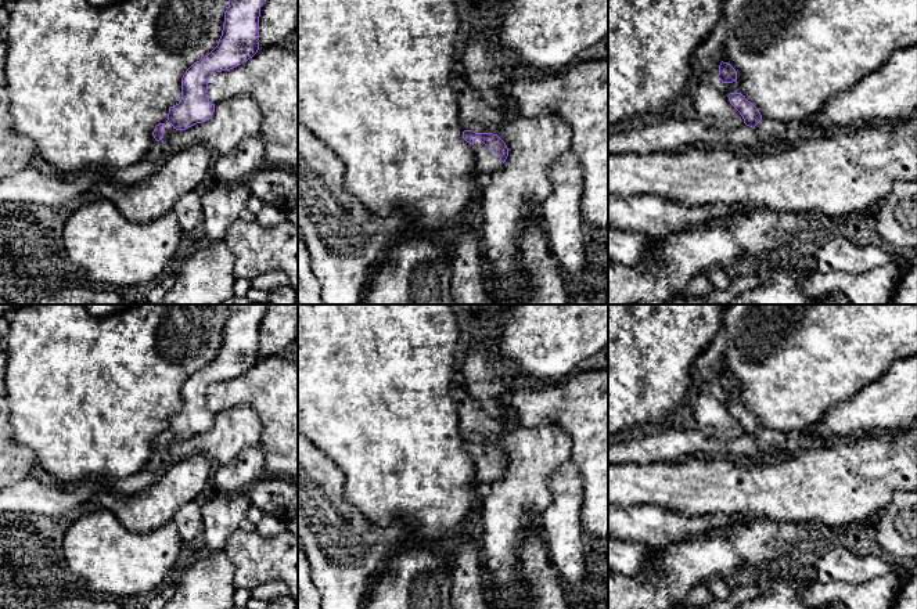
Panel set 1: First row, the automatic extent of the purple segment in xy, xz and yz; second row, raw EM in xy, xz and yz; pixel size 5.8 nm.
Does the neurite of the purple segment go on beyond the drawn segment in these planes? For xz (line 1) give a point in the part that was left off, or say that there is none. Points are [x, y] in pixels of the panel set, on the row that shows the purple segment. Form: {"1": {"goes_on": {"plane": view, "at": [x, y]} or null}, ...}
{"1": {"goes_on": {"plane": "xz", "at": [486, 161]}}}

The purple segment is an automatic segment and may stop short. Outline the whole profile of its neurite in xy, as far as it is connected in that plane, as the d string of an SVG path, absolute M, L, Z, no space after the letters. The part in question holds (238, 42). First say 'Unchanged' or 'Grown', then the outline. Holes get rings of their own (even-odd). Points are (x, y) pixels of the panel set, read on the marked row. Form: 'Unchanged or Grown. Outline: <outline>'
Grown. Outline: M229 0L224 24L217 46L204 58L194 62L181 78L181 100L169 108L168 120L155 126L157 140L144 161L162 165L172 148L169 136L175 130L186 130L206 122L215 112L215 104L208 97L208 79L222 71L230 71L259 50L259 17L266 0Z

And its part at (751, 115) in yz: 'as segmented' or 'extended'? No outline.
extended

